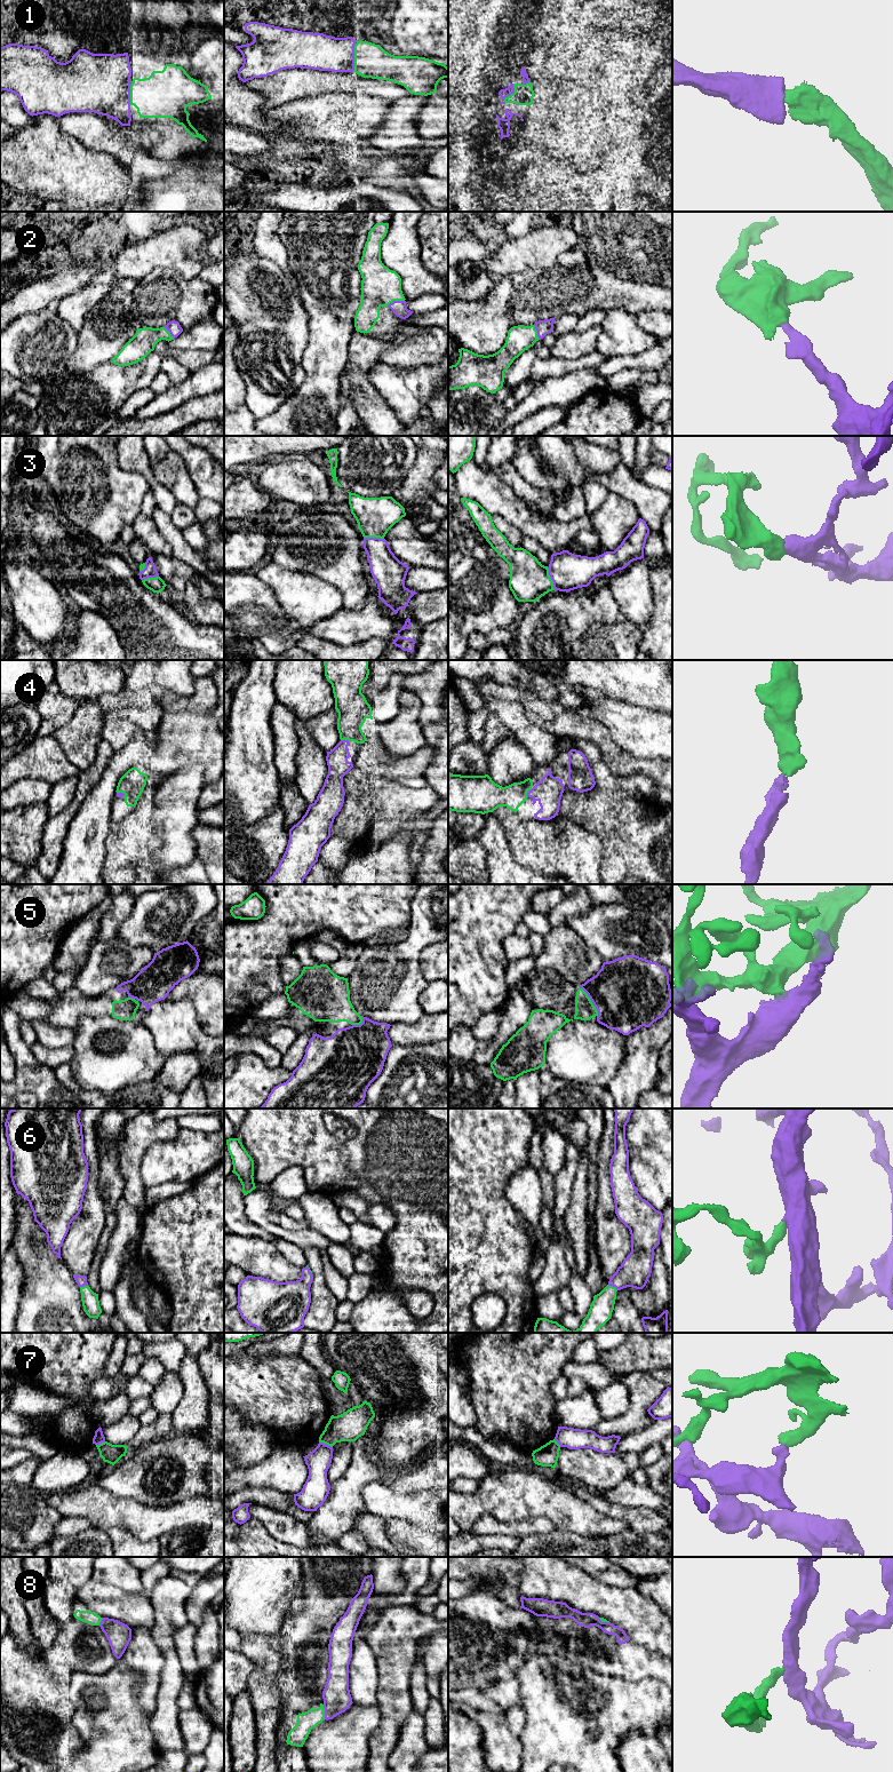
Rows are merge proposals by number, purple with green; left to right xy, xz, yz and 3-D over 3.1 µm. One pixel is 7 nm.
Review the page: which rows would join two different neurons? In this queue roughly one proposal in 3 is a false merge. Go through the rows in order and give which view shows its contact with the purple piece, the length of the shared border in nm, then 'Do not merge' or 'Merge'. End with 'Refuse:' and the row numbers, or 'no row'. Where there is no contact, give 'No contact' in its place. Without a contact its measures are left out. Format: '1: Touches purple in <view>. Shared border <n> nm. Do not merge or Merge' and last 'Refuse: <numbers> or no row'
1: Touches purple in xz. Shared border 200 nm. Merge
2: Touches purple in xz. Shared border 130 nm. Merge
3: Touches purple in yz. Shared border 170 nm. Merge
4: Touches purple in yz. Shared border 80 nm. Merge
5: Touches purple in yz. Shared border 240 nm. Merge
6: Touches purple in yz. Shared border 80 nm. Merge
7: Touches purple in xz. Shared border 100 nm. Do not merge
8: Touches purple in xz. Shared border 110 nm. Do not merge
Refuse: 7, 8

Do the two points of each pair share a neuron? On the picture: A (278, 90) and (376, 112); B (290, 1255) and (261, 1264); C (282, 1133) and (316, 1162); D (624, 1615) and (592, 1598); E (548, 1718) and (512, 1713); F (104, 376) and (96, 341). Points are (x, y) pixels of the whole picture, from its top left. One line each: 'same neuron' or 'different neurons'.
A: different neurons
B: different neurons
C: same neuron
D: same neuron
E: different neurons
F: different neurons

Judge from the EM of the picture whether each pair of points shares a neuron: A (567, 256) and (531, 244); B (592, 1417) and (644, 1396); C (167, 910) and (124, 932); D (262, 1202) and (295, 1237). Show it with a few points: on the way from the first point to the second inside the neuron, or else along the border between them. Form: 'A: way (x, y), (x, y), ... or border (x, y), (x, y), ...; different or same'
A: border (575, 247), (563, 252), (558, 257), (557, 264); different
B: border (603, 1419), (591, 1429); different
C: way (157, 920), (134, 930); same
D: way (262, 1214), (276, 1230), (284, 1233); same

